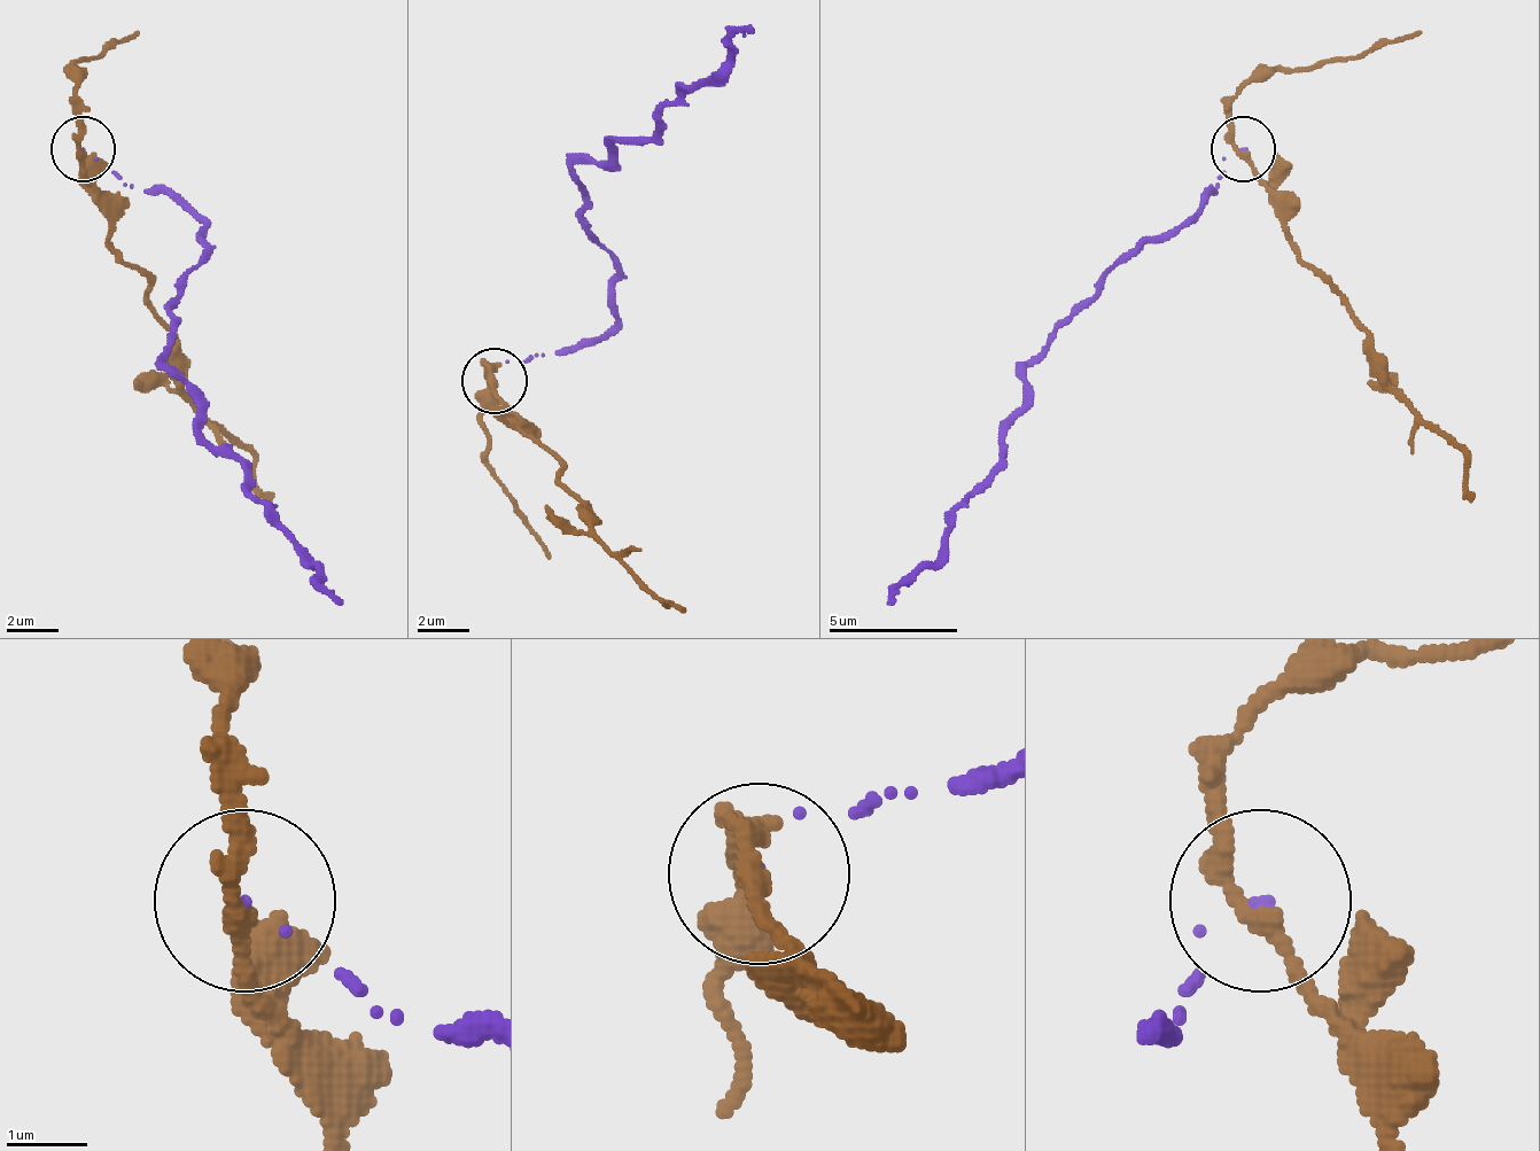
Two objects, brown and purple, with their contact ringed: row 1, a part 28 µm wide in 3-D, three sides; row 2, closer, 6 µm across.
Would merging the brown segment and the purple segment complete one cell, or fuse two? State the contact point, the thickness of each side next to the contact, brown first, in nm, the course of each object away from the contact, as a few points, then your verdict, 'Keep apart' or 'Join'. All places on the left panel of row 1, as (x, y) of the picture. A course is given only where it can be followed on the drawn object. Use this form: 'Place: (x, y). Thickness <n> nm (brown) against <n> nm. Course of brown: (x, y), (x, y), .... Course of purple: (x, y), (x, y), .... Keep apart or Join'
Place: (83, 148). Thickness 240 nm (brown) against 50 nm. Course of brown: (80, 147), (107, 245), (146, 284), (146, 303), (172, 335), (172, 381), (256, 459), (256, 484), (275, 497). Course of purple: (80, 147), (126, 186), (172, 193), (204, 225), (204, 257), (172, 309), (165, 362), (204, 433), (341, 601). Keep apart

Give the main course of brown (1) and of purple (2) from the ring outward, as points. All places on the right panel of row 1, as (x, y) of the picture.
1: (1245, 147), (1290, 245), (1368, 335), (1381, 381), (1465, 459), (1465, 484), (1472, 497)
2: (1245, 147), (1031, 362), (1004, 452), (953, 511), (940, 555), (887, 601)

